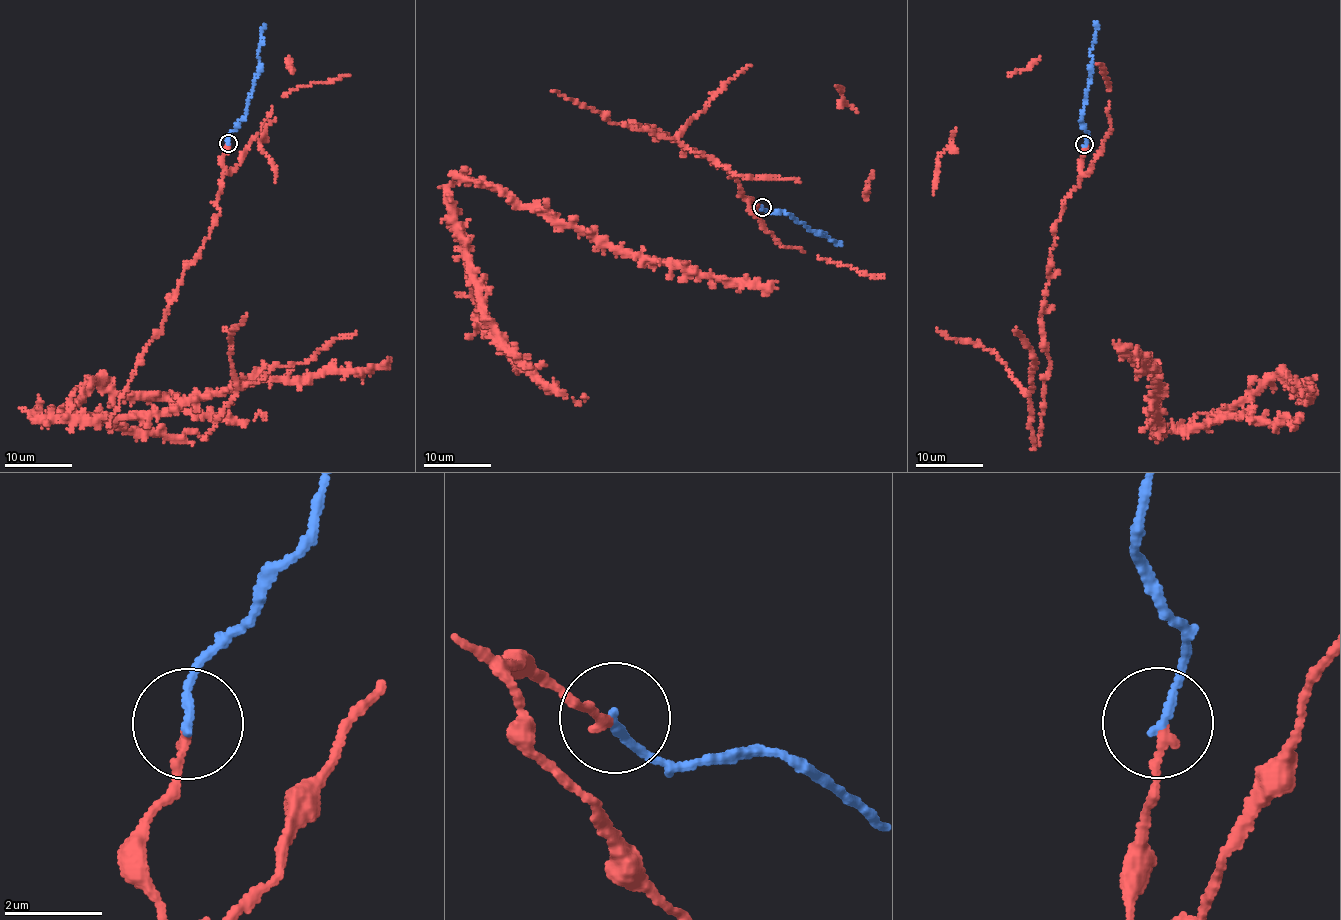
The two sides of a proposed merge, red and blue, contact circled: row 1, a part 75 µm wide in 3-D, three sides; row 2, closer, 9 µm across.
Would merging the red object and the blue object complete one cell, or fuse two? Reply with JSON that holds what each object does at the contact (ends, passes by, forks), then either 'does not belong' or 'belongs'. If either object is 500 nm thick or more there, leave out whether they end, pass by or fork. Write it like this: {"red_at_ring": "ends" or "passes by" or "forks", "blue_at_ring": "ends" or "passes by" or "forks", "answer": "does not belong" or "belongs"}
{"red_at_ring": "ends", "blue_at_ring": "ends", "answer": "belongs"}

